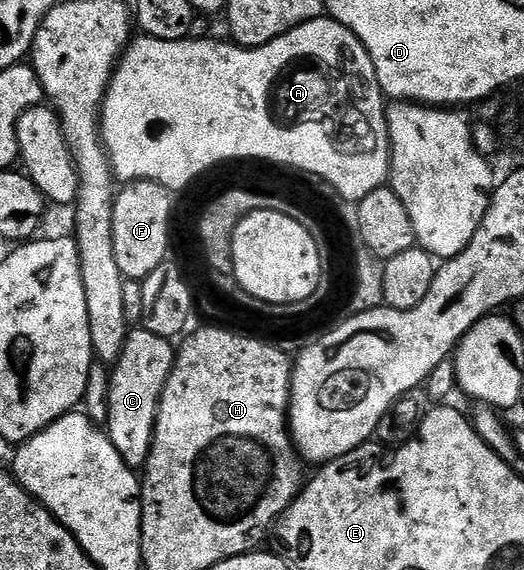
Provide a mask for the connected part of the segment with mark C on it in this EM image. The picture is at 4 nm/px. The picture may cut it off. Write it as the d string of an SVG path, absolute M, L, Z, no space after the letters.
M140 325L128 330L121 357L110 372L105 430L117 453L121 453L121 461L133 469L142 468L151 452L159 398L165 389L165 381L169 381L176 354L177 347L172 340L157 337L157 333L149 333Z

